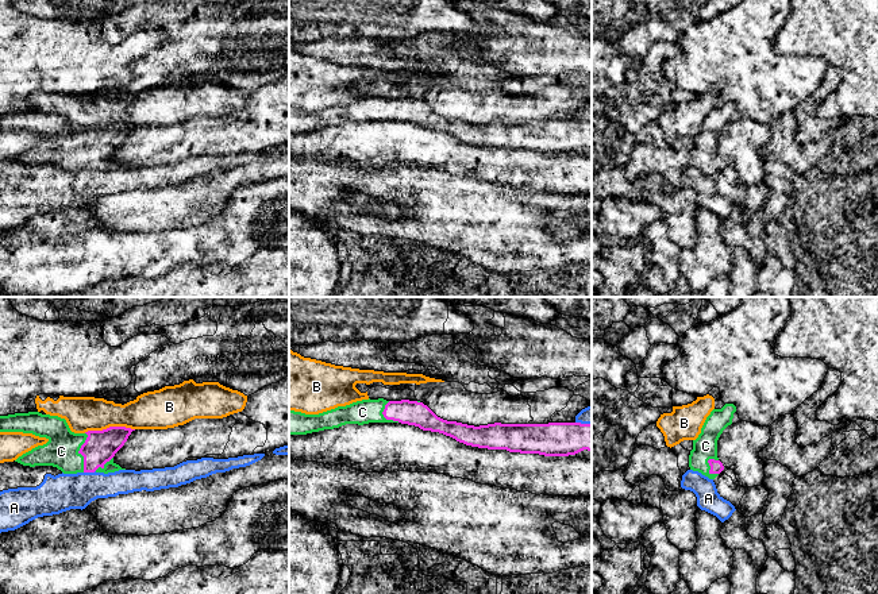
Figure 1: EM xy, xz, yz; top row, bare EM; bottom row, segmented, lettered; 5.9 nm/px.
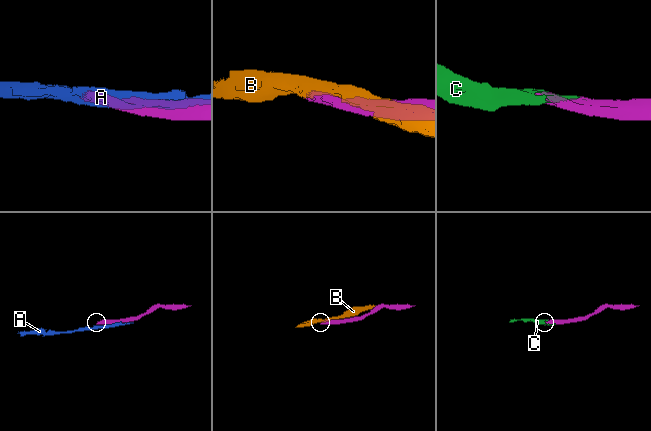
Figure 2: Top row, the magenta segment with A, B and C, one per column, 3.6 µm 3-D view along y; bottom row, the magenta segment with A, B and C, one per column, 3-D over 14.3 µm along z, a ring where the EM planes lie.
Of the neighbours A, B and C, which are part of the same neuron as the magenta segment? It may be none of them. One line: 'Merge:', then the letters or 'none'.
Merge: C

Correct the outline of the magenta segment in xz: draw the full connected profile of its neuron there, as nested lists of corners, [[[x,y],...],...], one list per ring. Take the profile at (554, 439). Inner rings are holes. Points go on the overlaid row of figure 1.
[[[362,400],[346,406],[305,414],[289,410],[289,435],[307,435],[346,424],[401,423],[439,432],[466,446],[544,456],[569,456],[592,451],[592,424],[488,424],[467,425],[438,417],[420,401]]]

